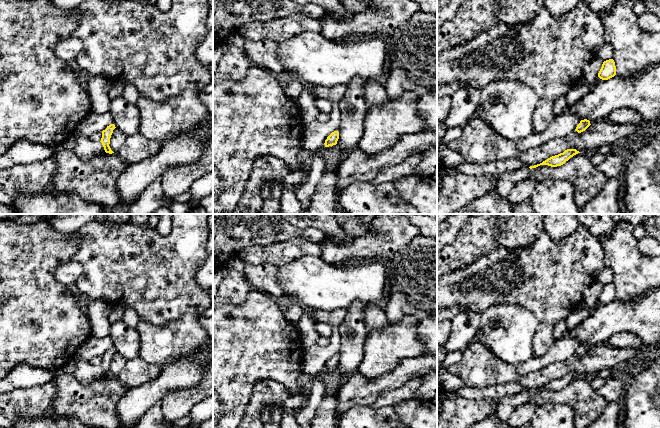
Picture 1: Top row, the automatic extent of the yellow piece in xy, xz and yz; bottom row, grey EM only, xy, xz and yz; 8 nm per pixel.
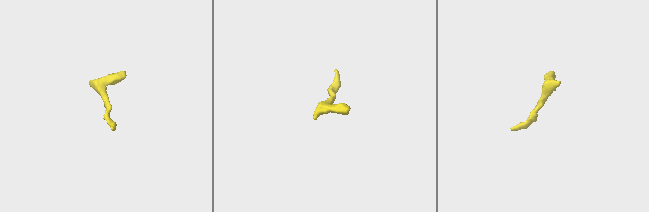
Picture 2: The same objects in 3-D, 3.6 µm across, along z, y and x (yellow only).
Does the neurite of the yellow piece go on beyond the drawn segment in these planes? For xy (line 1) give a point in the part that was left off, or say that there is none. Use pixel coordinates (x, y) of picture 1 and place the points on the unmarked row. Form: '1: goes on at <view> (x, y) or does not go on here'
1: does not go on here

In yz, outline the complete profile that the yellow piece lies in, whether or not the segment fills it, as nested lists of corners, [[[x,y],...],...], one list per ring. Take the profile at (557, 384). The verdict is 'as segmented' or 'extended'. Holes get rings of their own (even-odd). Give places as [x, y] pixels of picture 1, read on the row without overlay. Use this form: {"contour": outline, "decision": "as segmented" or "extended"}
{"contour": [[[567,373],[563,377],[552,380],[552,381],[548,382],[547,384],[543,385],[542,387],[534,389],[534,390],[530,390],[529,392],[530,393],[536,392],[540,389],[548,389],[551,391],[561,390],[566,385],[568,385],[571,381],[573,381],[574,379],[576,379],[578,377],[580,377],[580,376],[577,375],[576,373]]], "decision": "as segmented"}

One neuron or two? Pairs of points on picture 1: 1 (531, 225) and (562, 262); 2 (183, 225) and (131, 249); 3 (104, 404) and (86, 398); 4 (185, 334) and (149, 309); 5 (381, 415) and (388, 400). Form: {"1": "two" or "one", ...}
{"1": "two", "2": "one", "3": "one", "4": "two", "5": "two"}

